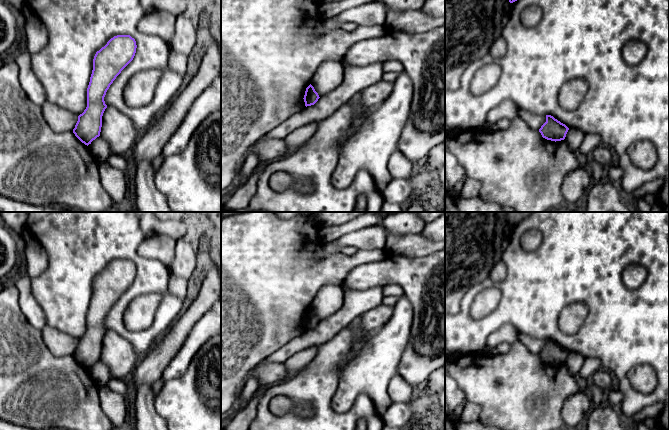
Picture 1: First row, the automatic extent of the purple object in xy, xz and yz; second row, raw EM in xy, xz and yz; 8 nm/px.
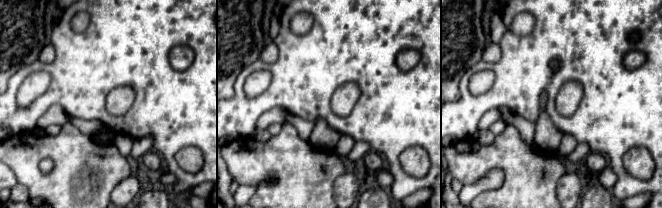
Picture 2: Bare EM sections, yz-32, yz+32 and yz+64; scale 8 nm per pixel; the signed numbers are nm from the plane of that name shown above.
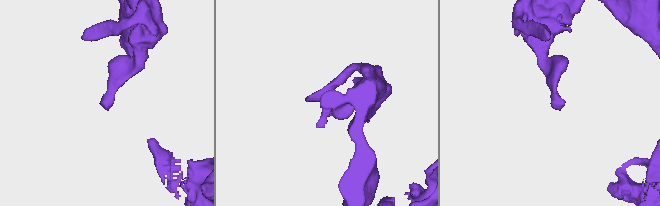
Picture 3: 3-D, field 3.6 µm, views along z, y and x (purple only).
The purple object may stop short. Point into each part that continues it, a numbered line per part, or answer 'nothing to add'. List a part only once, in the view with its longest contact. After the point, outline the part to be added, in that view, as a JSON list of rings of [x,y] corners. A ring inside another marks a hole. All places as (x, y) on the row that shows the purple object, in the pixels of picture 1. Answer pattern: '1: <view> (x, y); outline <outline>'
1: yz (518, 168); outline [[[519,116],[507,129],[489,133],[482,129],[458,132],[448,138],[447,149],[464,168],[467,178],[479,180],[486,202],[496,202],[516,212],[551,212],[565,205],[561,191],[565,177],[580,168],[577,152],[565,140],[551,141],[532,130]]]

